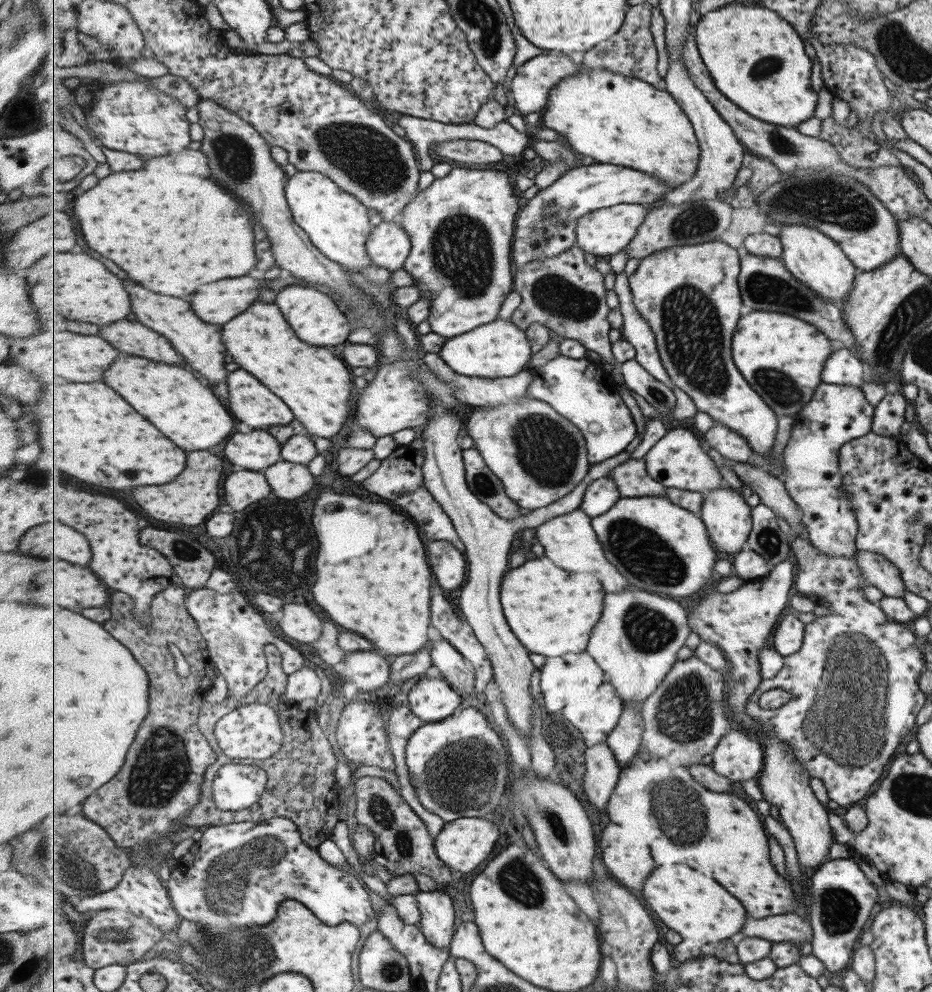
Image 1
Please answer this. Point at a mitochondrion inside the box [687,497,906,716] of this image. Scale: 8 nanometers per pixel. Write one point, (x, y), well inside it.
(768, 539)

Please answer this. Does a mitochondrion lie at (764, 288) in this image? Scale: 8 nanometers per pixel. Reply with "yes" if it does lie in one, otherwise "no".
yes

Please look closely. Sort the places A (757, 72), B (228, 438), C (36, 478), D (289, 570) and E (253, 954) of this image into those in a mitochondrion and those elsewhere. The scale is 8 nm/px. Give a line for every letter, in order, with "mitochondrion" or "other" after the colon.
A: mitochondrion
B: other
C: other
D: mitochondrion
E: mitochondrion

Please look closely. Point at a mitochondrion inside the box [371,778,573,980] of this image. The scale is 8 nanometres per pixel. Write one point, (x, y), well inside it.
(517, 878)

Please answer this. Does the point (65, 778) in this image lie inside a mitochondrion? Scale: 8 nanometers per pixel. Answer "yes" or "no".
no

